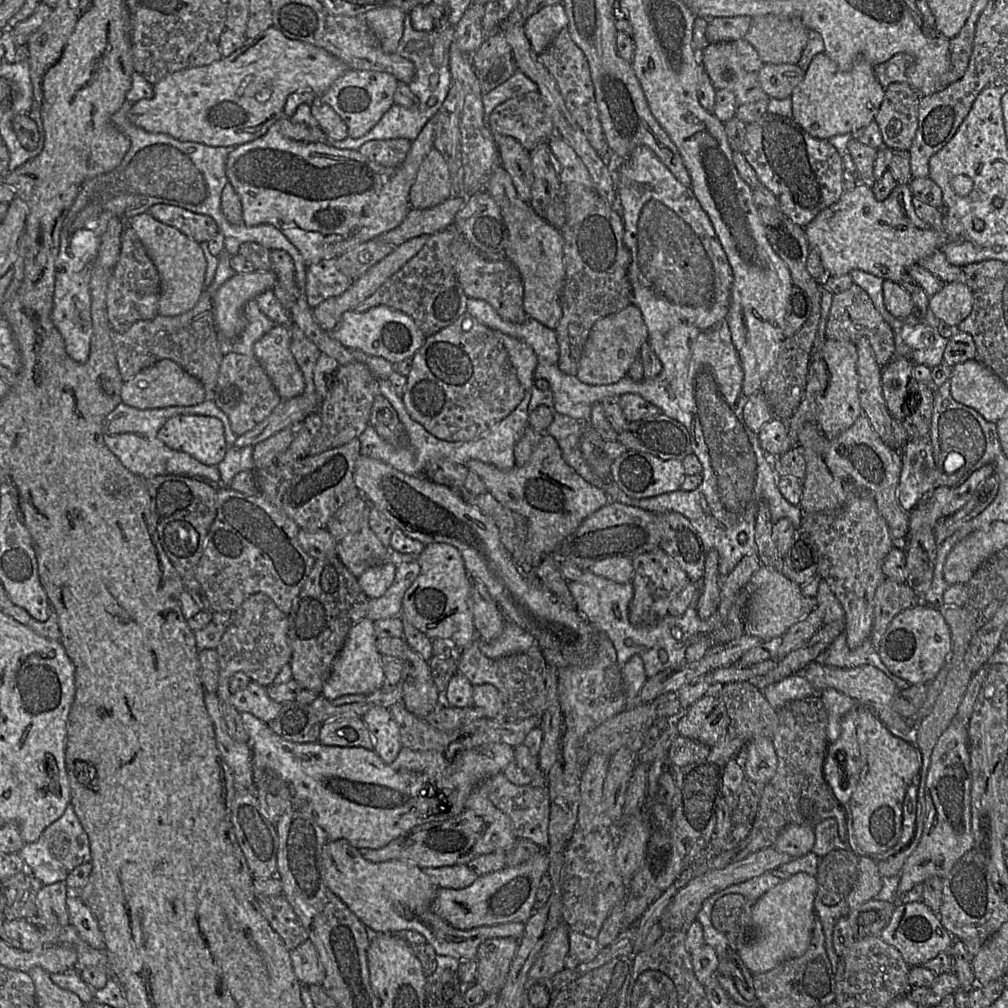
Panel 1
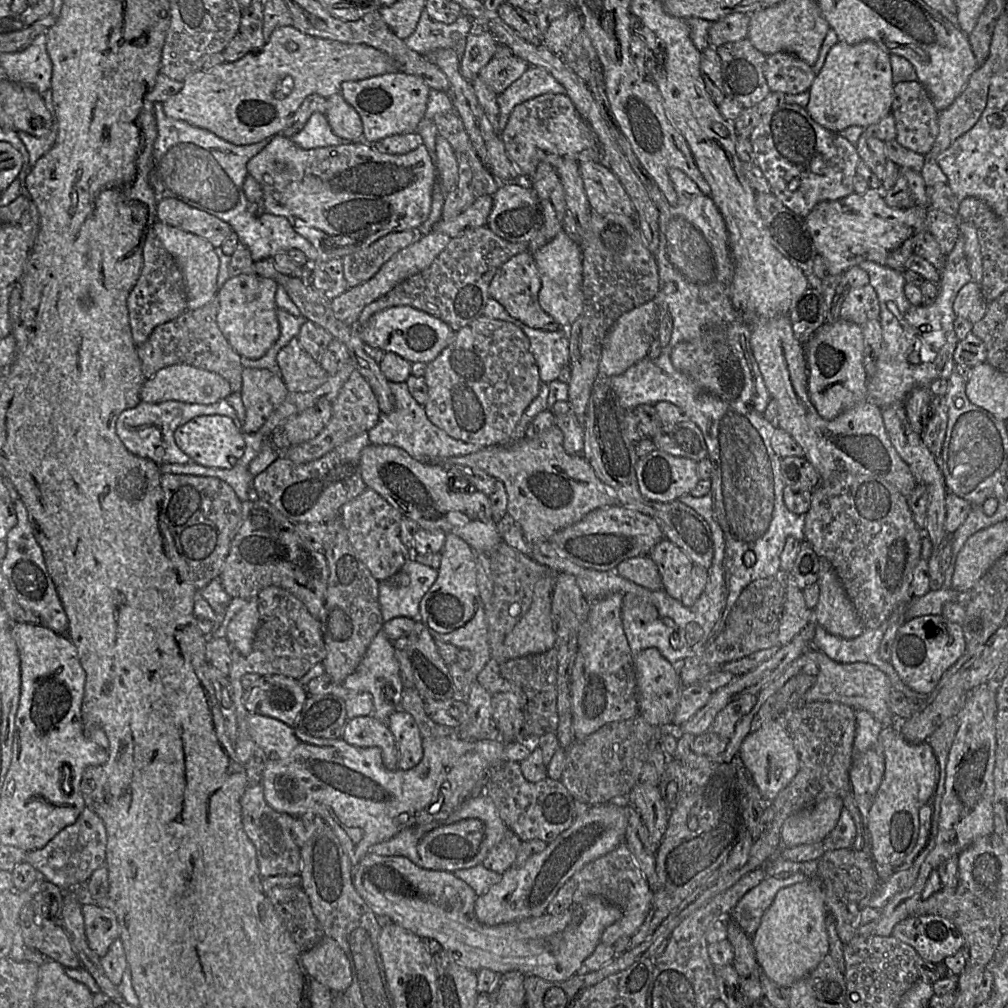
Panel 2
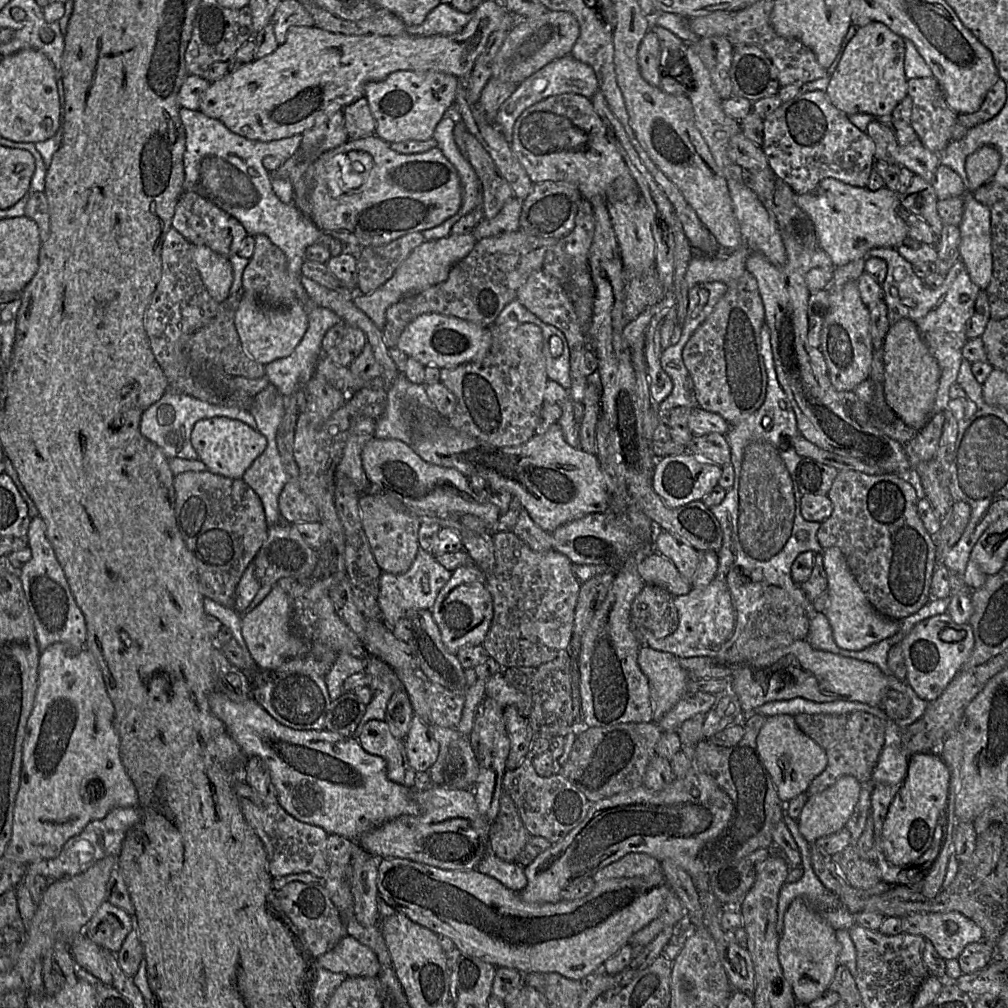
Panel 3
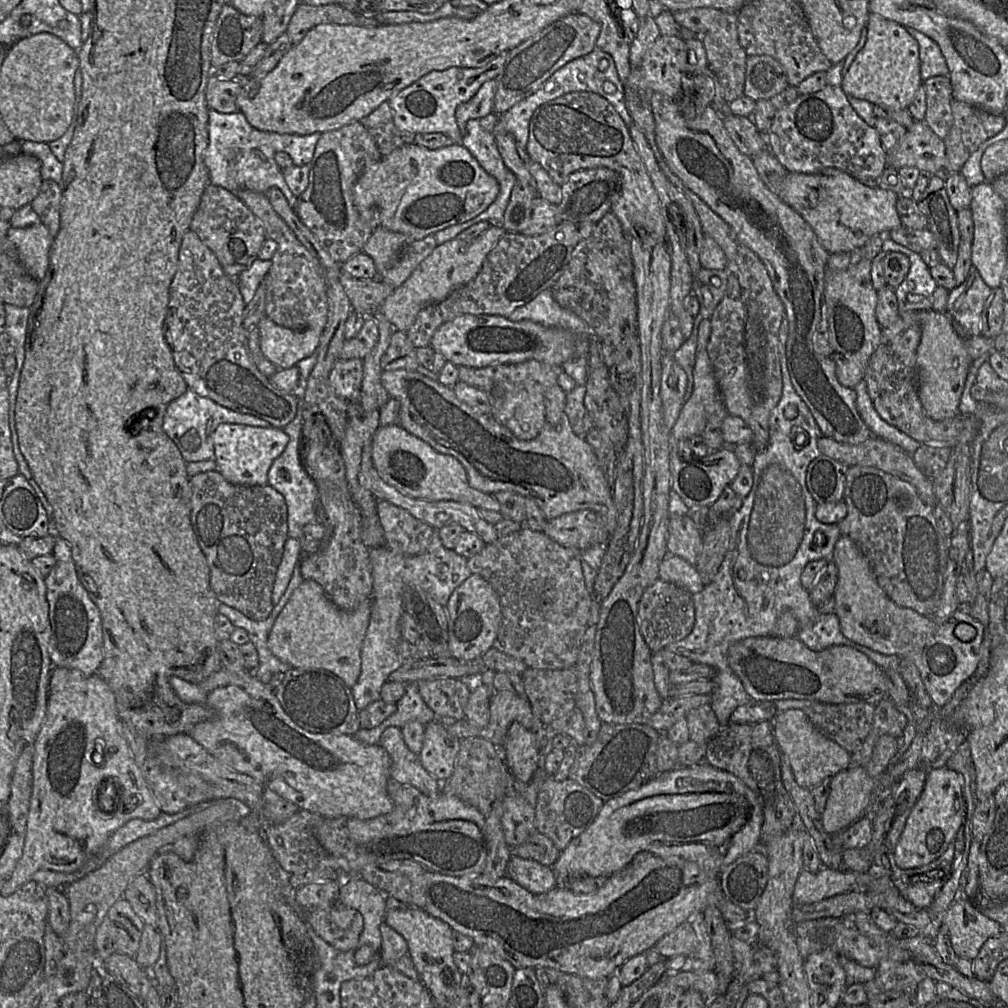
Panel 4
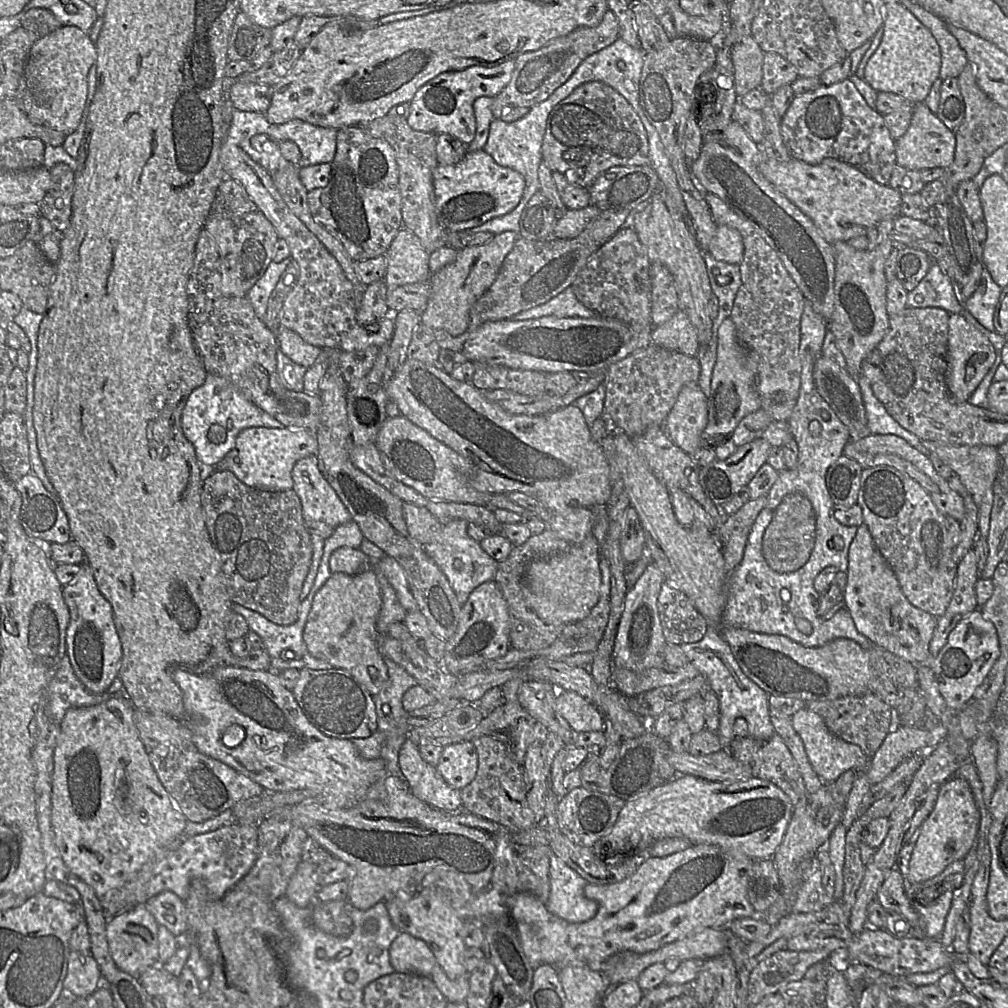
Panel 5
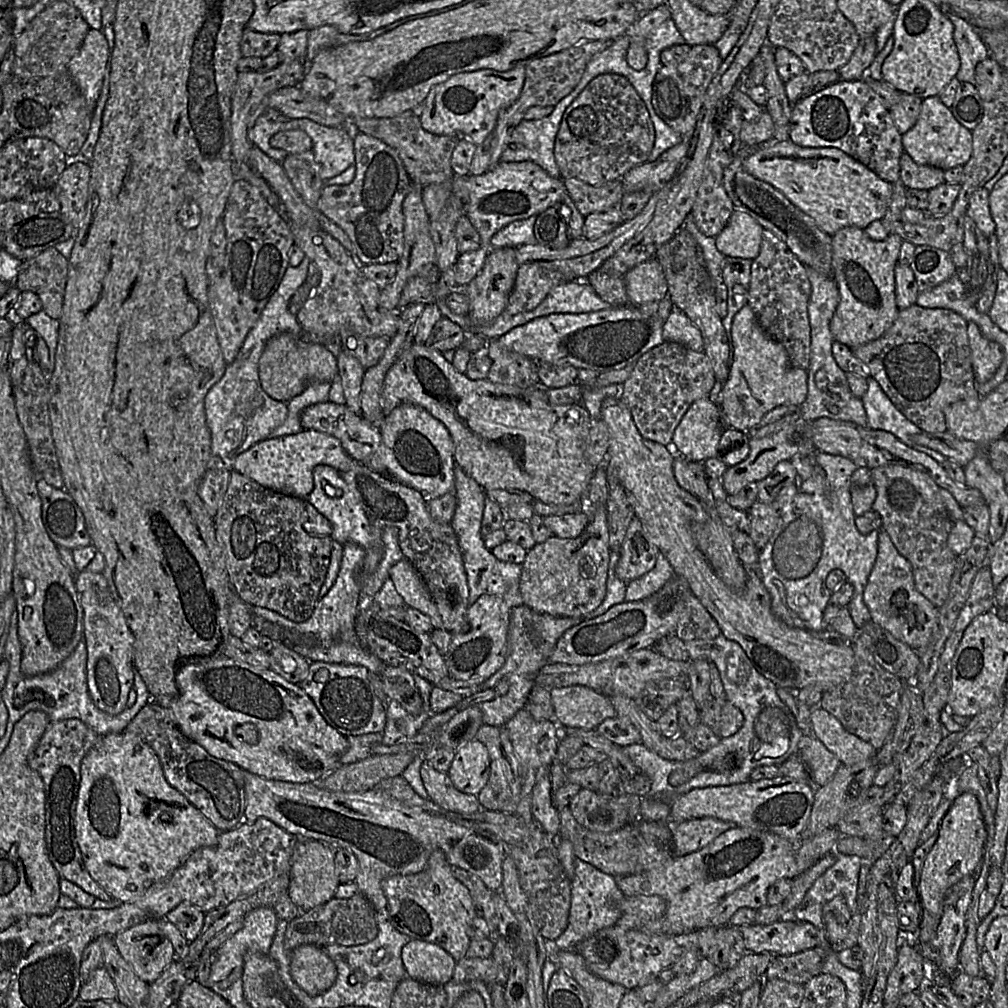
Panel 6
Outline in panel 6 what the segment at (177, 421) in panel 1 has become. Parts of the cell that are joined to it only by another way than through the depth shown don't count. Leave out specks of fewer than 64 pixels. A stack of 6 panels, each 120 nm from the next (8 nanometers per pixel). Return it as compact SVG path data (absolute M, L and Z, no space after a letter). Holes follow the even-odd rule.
M305 429L291 435L262 440L248 450L239 454L233 461L231 468L244 476L252 479L263 487L275 492L306 499L314 488L313 470L319 465L328 465L339 472L350 470L357 462L343 449L341 442L336 437L316 431Z

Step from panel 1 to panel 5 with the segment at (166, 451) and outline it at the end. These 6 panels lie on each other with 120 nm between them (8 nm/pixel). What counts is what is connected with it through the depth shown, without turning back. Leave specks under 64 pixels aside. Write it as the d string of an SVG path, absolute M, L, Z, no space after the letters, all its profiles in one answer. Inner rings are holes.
M210 374L205 382L189 395L181 417L181 428L185 437L194 446L201 465L208 467L217 467L235 447L239 433L251 427L282 428L284 426L244 397L229 380Z

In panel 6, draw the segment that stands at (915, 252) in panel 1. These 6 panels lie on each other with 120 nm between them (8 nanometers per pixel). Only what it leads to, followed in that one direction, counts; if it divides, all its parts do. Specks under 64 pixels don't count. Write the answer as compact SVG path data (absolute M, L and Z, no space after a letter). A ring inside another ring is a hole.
M938 96L922 100L921 112L915 125L902 136L903 150L917 164L930 165L943 170L964 166L972 155L972 132L961 125L950 108ZM790 139L769 141L757 147L743 162L743 167L753 177L779 190L791 203L809 216L823 232L834 235L838 230L856 226L865 229L876 220L881 220L888 207L893 186L865 165L835 147L802 147Z

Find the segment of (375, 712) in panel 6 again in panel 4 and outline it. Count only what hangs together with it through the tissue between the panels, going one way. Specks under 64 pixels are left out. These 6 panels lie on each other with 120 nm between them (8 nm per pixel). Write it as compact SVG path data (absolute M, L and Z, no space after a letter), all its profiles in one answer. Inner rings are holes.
M291 669L285 673L282 683L273 690L286 714L308 732L354 736L361 729L360 710L355 704L352 689L328 670Z

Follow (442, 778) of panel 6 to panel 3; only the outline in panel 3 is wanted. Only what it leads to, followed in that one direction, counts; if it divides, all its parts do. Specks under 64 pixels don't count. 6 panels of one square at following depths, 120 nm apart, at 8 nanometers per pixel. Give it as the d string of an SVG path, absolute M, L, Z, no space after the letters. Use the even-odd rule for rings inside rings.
M385 722L376 723L376 729L362 729L359 740L362 748L386 761L387 778L397 784L413 788L417 772L410 766L403 740L396 738Z

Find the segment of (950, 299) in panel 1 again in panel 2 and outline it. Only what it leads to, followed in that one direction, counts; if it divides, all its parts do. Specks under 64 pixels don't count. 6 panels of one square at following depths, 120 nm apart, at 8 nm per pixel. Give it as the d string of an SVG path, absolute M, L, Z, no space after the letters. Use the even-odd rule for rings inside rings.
M974 281L965 284L954 300L953 310L957 317L965 318L972 323L982 320L987 311L987 302L979 284Z

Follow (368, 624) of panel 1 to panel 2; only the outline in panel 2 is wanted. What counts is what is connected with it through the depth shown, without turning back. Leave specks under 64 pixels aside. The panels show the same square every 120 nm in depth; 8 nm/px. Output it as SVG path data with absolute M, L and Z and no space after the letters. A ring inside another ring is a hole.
M383 630L380 631L370 643L363 659L355 671L347 676L342 686L353 692L368 692L373 697L373 714L376 719L386 723L390 714L401 710L401 696L403 685L399 674L399 665L394 657L394 647Z

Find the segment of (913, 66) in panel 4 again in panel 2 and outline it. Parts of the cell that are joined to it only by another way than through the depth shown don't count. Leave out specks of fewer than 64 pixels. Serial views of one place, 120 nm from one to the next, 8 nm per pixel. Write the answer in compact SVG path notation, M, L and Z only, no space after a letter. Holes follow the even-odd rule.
M873 41L836 43L808 90L809 100L805 108L812 119L839 133L850 126L868 127L890 114L895 84L890 56Z

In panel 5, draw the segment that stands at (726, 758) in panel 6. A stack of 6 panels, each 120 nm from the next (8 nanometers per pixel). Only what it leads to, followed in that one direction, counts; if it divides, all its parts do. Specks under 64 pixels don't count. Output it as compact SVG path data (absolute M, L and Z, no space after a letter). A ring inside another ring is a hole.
M708 625L702 640L680 644L679 647L689 663L707 680L708 688L715 693L718 699L720 720L716 734L722 749L736 738L732 729L737 718L743 718L747 723L748 735L746 737L766 741L777 734L771 721L768 706L769 695L742 672L730 646L719 634L718 628Z

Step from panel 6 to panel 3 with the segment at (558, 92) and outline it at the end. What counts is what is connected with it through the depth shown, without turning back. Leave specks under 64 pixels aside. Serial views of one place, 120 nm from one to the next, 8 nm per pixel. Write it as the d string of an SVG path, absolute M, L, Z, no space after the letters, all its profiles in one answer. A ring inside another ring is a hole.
M548 10L539 17L520 19L491 62L491 77L519 85L545 65L570 55L579 34L579 23L569 12Z

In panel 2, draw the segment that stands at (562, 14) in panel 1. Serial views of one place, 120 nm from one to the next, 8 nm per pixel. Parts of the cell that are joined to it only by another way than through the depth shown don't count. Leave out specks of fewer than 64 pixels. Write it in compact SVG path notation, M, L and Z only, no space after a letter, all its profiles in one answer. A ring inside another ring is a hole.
M569 9L566 14L549 25L541 40L553 53L564 55L581 31L582 20L578 11Z

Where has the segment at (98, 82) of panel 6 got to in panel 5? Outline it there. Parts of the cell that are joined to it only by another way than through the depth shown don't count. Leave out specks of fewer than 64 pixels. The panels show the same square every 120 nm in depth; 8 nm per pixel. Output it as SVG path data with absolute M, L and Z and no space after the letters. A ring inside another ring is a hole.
M62 26L37 40L24 70L21 108L31 121L58 130L66 136L80 124L88 96L88 74L97 59L94 41L80 28Z

